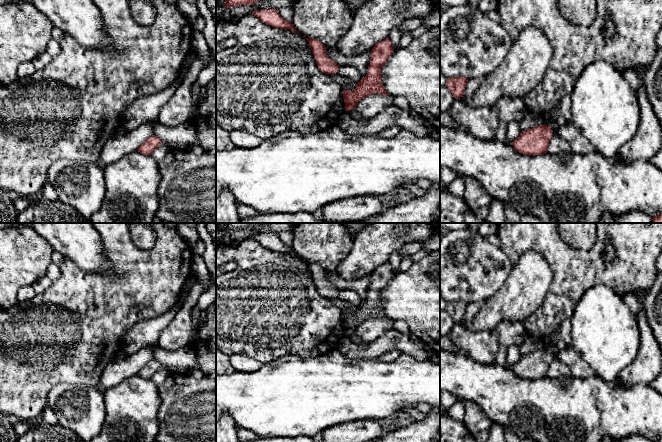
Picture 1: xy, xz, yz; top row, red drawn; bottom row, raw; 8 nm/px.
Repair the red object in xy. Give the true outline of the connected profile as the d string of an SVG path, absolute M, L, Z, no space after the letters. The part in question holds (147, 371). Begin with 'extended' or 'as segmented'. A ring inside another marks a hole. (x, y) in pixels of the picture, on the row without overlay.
as segmented; M150 360L146 365L144 365L138 372L138 376L144 379L151 379L152 376L162 368L162 364L157 360Z

